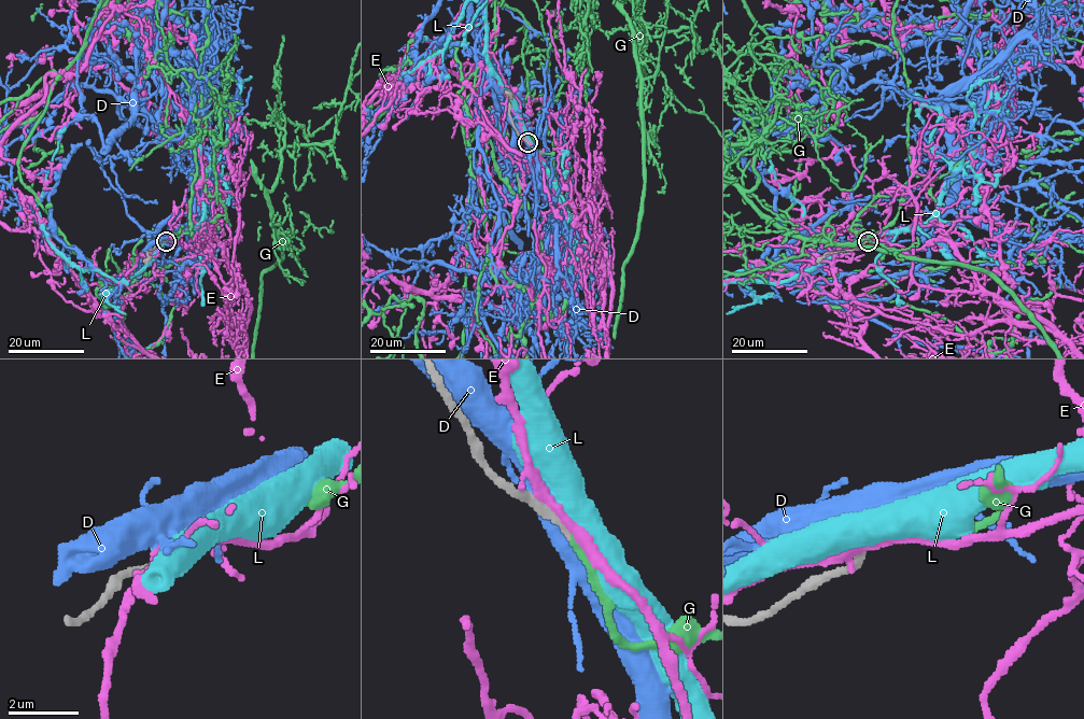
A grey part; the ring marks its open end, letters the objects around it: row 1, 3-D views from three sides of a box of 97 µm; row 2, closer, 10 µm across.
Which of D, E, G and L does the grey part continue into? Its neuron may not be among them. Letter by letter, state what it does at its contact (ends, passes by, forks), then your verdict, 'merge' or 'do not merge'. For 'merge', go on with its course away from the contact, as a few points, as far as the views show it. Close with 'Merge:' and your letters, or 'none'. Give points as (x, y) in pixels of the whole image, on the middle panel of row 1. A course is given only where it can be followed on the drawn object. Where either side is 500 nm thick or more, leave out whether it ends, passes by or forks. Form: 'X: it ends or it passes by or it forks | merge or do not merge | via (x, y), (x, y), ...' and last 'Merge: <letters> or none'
D: do not merge
E: it passes by | do not merge
G: it ends | merge
L: do not merge
Merge: G

